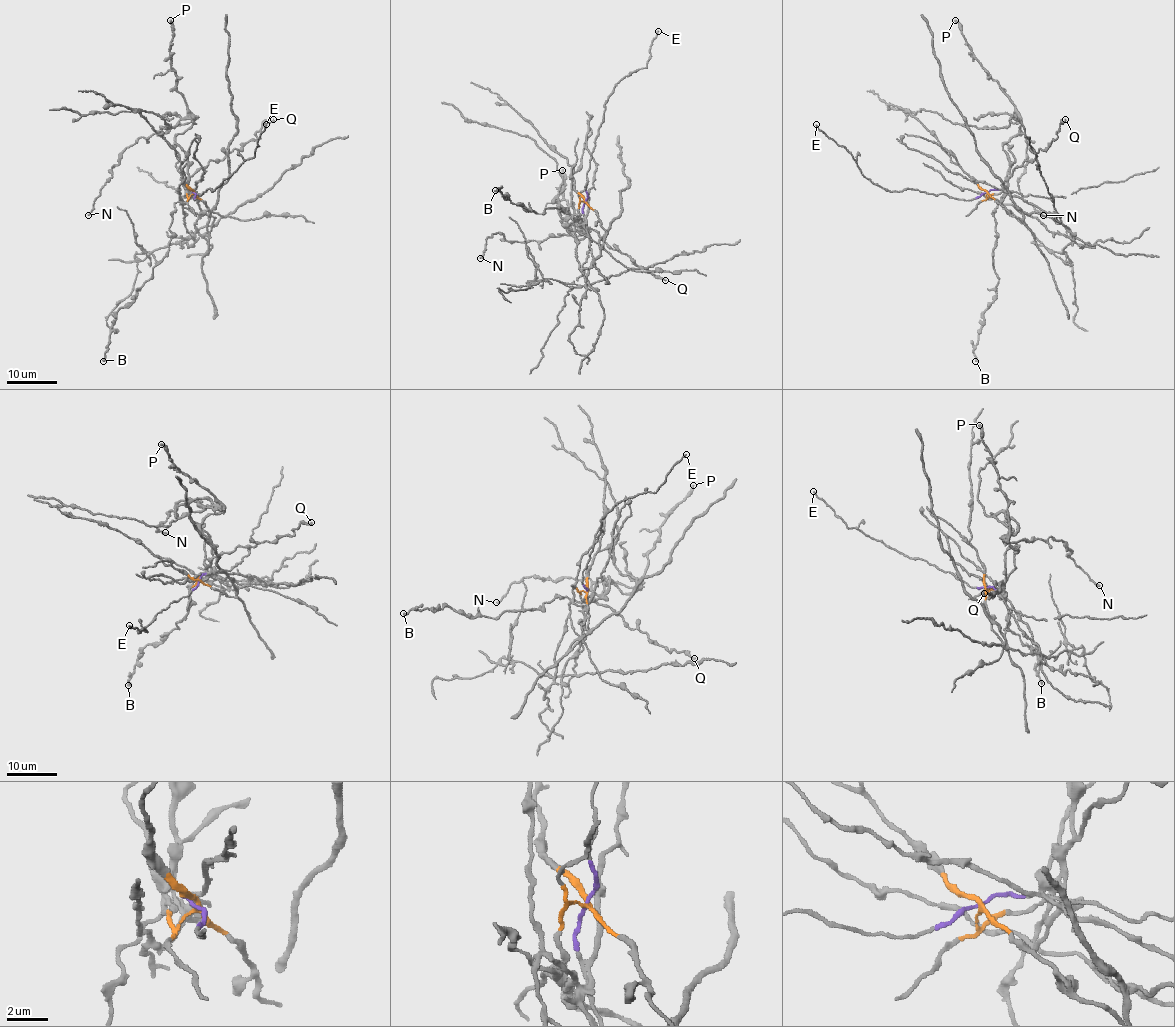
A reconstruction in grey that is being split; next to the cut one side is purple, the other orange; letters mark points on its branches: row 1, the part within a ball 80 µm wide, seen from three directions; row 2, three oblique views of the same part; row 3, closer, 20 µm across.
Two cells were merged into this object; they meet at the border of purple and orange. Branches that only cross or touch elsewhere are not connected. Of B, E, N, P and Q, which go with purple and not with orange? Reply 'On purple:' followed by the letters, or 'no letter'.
On purple: E

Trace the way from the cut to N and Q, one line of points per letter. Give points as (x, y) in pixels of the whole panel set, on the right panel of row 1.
N: (986, 192), (1000, 193), (1010, 176), (1003, 148), (1024, 132), (1020, 120), (1026, 159), (1018, 188), (1043, 215)
Q: (986, 192), (987, 196), (1000, 193), (1013, 170), (1033, 161), (1039, 149), (1057, 137), (1066, 119)

